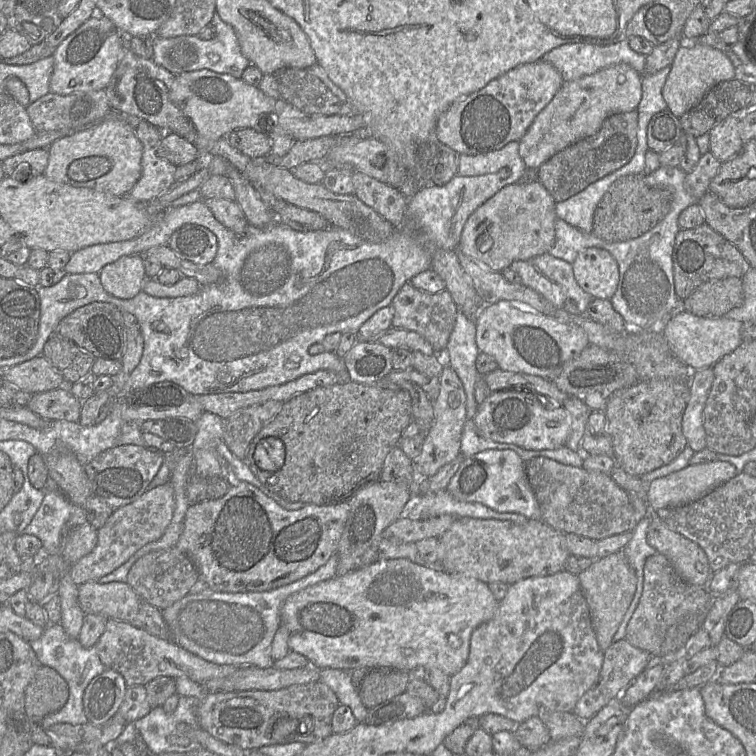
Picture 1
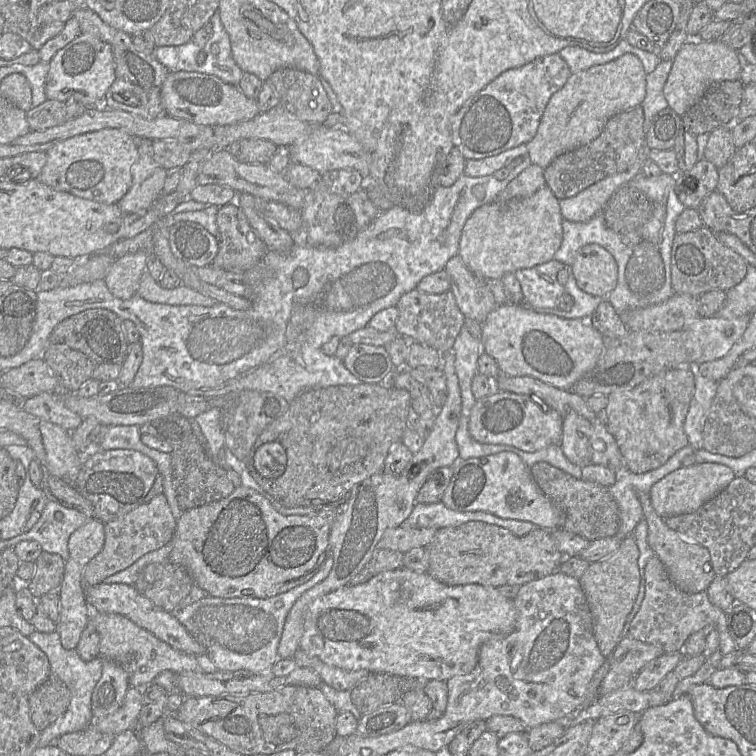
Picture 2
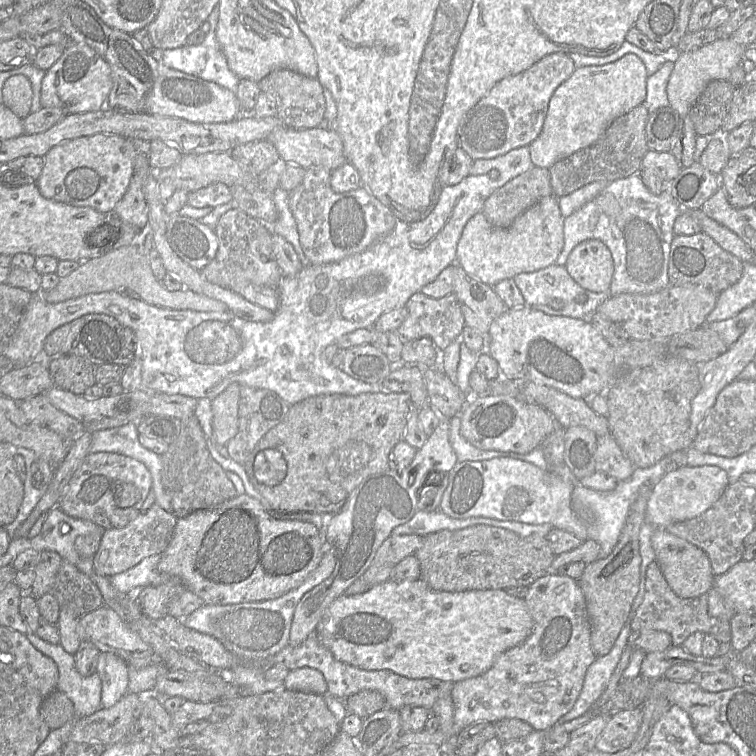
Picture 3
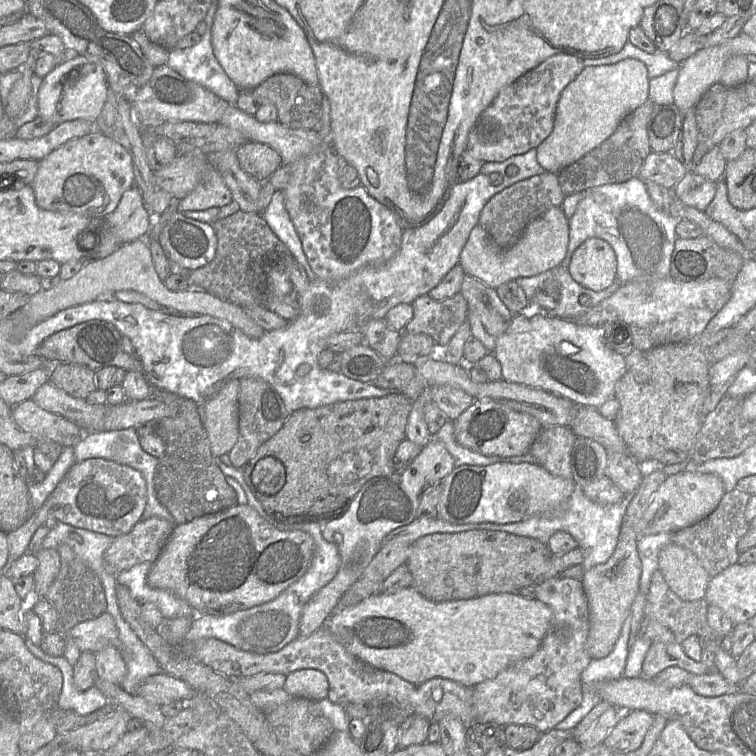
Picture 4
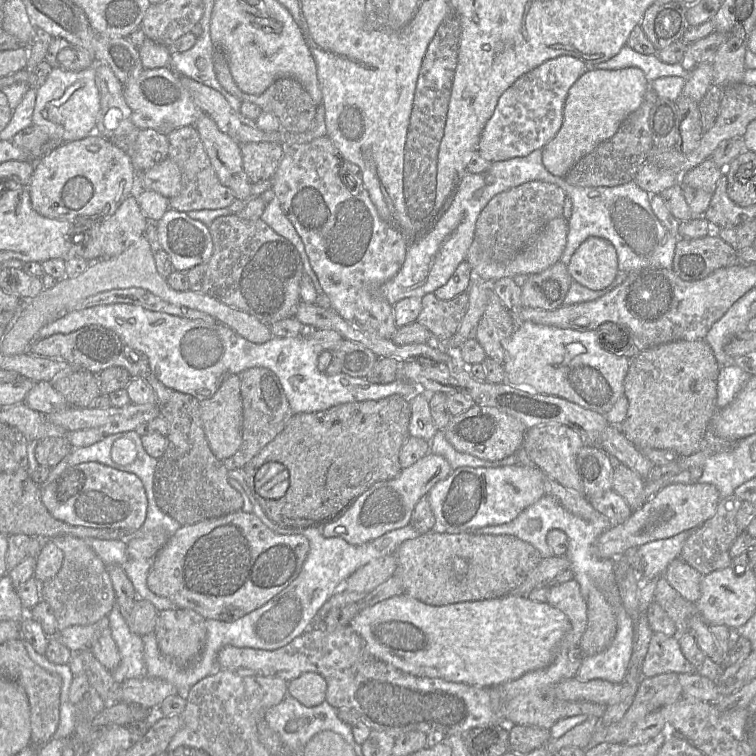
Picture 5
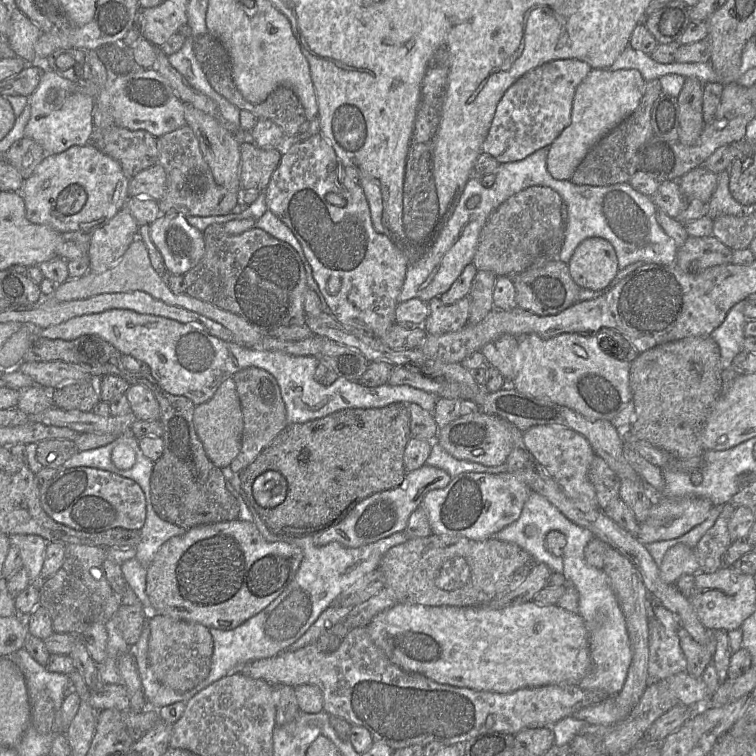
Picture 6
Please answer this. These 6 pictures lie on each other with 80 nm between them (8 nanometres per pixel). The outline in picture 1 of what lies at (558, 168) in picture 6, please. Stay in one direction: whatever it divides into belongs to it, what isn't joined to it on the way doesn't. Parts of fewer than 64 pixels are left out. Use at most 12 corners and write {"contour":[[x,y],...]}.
{"contour":[[617,64],[564,82],[518,141],[527,169],[636,110]]}

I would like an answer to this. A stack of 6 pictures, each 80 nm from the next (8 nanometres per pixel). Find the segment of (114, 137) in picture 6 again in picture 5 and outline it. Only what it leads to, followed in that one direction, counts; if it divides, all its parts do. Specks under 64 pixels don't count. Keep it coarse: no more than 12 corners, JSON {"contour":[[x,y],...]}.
{"contour":[[152,128],[112,143],[137,175],[168,158],[169,141]]}

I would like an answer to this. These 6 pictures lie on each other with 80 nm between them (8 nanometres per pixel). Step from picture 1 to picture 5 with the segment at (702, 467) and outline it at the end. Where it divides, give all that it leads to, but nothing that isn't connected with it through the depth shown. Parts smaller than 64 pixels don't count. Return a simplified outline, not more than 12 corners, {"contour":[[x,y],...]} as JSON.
{"contour":[[708,483],[669,484],[612,525],[596,554],[696,529],[720,501]]}

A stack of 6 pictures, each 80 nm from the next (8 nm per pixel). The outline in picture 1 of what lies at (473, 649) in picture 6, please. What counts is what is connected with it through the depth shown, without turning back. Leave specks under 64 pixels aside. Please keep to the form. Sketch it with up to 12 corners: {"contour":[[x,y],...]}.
{"contour":[[386,559],[292,594],[320,669],[452,676],[498,604]]}

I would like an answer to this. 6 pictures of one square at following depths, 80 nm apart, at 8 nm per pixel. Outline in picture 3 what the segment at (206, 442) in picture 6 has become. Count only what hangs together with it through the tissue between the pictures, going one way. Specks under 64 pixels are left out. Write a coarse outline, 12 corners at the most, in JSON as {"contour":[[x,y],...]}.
{"contour":[[240,385],[212,399],[215,441],[226,446],[238,431]]}

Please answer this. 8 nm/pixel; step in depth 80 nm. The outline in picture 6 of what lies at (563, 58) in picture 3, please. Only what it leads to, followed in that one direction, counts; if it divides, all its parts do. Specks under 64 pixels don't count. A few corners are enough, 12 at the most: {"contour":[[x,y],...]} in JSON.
{"contour":[[568,58],[522,75],[482,152],[504,164],[549,147],[591,70]]}

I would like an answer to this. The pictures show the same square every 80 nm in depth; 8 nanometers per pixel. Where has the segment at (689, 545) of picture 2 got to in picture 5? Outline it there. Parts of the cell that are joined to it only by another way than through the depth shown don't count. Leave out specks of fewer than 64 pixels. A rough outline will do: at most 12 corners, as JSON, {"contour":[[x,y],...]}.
{"contour":[[682,558],[664,576],[687,601],[701,596],[702,575]]}

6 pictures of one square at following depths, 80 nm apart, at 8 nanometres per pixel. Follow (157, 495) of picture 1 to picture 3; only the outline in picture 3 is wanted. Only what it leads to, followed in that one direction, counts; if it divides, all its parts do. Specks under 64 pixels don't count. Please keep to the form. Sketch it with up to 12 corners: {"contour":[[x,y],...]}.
{"contour":[[154,503],[106,529],[93,560],[112,577],[162,554],[177,520]]}

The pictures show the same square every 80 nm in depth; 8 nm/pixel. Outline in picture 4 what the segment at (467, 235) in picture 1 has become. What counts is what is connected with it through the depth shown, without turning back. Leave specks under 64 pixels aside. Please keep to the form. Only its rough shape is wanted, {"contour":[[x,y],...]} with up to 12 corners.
{"contour":[[561,207],[532,221],[511,247],[477,224],[465,274],[496,289],[561,265],[569,225]]}

